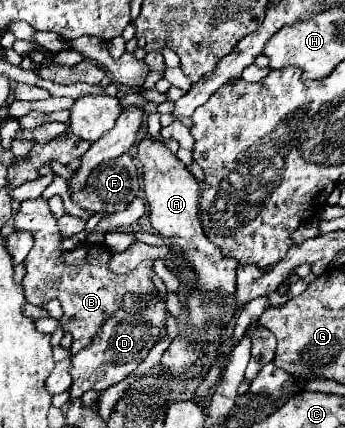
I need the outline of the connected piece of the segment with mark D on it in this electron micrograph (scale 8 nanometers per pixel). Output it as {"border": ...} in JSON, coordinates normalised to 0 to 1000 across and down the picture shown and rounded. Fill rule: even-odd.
{"border":[[[429,687],[429,710],[412,720],[383,692],[359,696],[359,720],[296,757],[296,776],[238,822],[209,832],[203,879],[214,888],[203,907],[203,939],[226,935],[249,911],[307,911],[313,902],[359,888],[423,832],[423,822],[458,799],[458,776],[481,762],[481,710],[470,692]]]}

